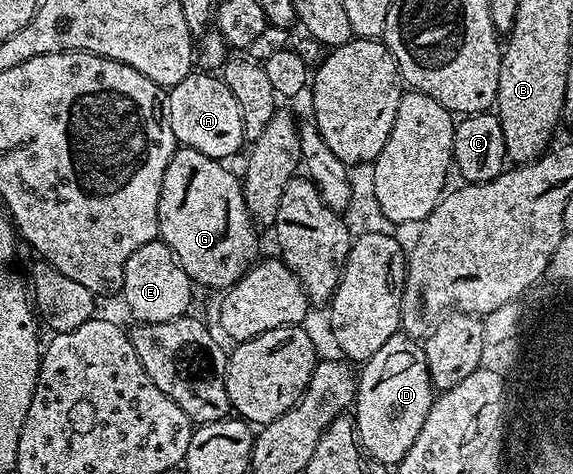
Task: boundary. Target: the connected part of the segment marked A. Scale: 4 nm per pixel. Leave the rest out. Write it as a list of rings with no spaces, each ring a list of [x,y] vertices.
[[[193,70],[182,82],[167,89],[166,127],[174,134],[177,145],[193,148],[221,162],[246,144],[242,110],[238,110],[234,94],[230,94],[219,75],[204,70]]]

